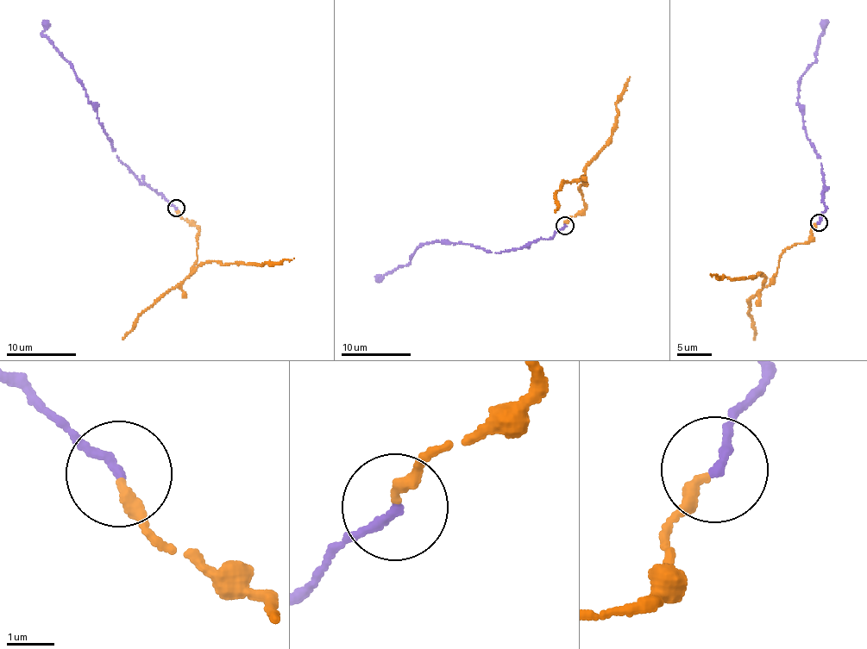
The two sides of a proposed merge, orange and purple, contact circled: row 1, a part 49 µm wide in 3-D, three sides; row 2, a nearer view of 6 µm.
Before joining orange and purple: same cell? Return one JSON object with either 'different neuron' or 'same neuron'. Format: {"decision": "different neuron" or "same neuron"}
{"decision": "same neuron"}

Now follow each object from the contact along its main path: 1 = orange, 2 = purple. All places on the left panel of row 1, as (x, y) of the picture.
1: (176, 209), (179, 215), (200, 229), (197, 260), (188, 276), (212, 261), (260, 265), (294, 258)
2: (175, 208), (118, 159), (98, 121), (97, 109), (88, 99), (83, 84), (69, 61), (41, 33), (48, 21)

